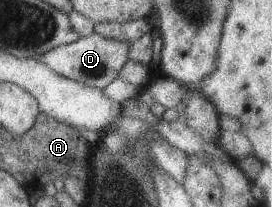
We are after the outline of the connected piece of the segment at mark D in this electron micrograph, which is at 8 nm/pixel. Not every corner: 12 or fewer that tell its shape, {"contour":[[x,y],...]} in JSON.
{"contour":[[93,32],[36,60],[60,77],[102,90],[129,44]]}

